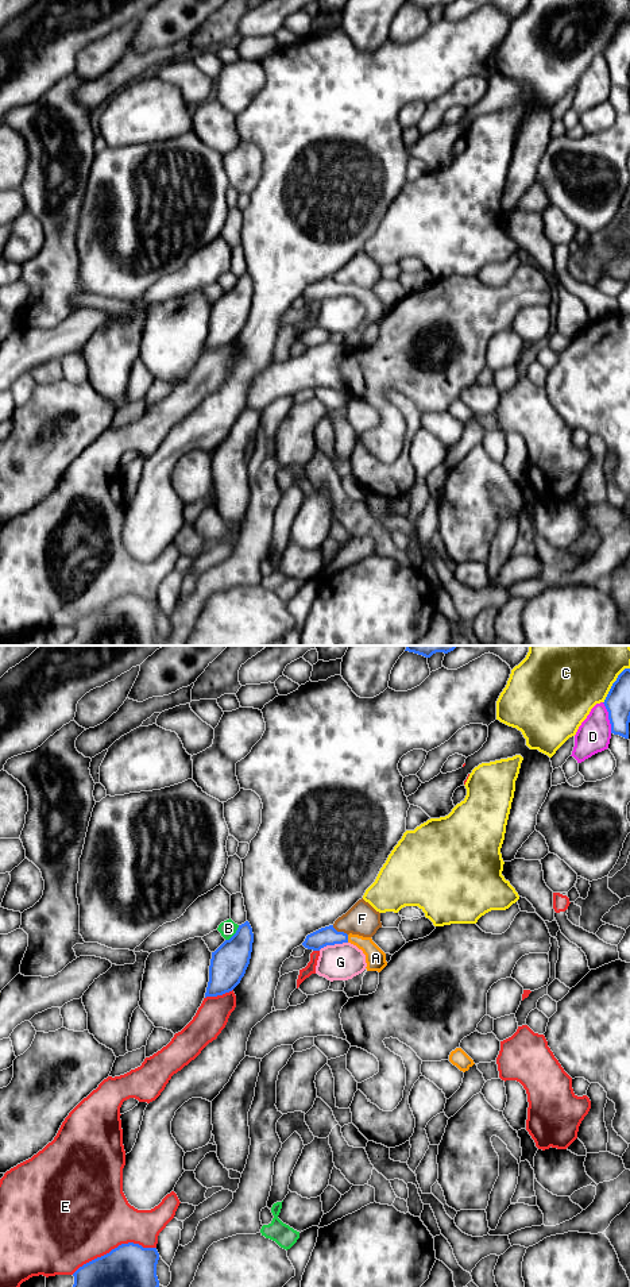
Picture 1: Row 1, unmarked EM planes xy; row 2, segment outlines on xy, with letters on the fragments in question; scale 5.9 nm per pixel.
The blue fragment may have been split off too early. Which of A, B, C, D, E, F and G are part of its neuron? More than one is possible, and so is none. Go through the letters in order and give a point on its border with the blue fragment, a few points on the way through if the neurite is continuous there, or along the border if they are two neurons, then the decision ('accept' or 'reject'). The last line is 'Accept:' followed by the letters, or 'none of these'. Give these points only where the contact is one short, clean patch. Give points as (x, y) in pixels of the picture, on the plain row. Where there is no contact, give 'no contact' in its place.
A: contact xy (347, 291); way xy (325, 288), (347, 291), (360, 293), (375, 309); accept
B: contact xy (235, 285); reject
C: contact xy (613, 35); reject
D: contact xy (609, 69); reject
E: contact xy (115, 600); reject
F: contact xy (340, 284); reject
G: contact xy (332, 296); border xy (347, 293), (327, 296), (319, 301); reject
Accept: A

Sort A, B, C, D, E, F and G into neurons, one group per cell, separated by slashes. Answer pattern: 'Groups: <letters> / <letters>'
Groups: A / B / C / D / E / F / G

